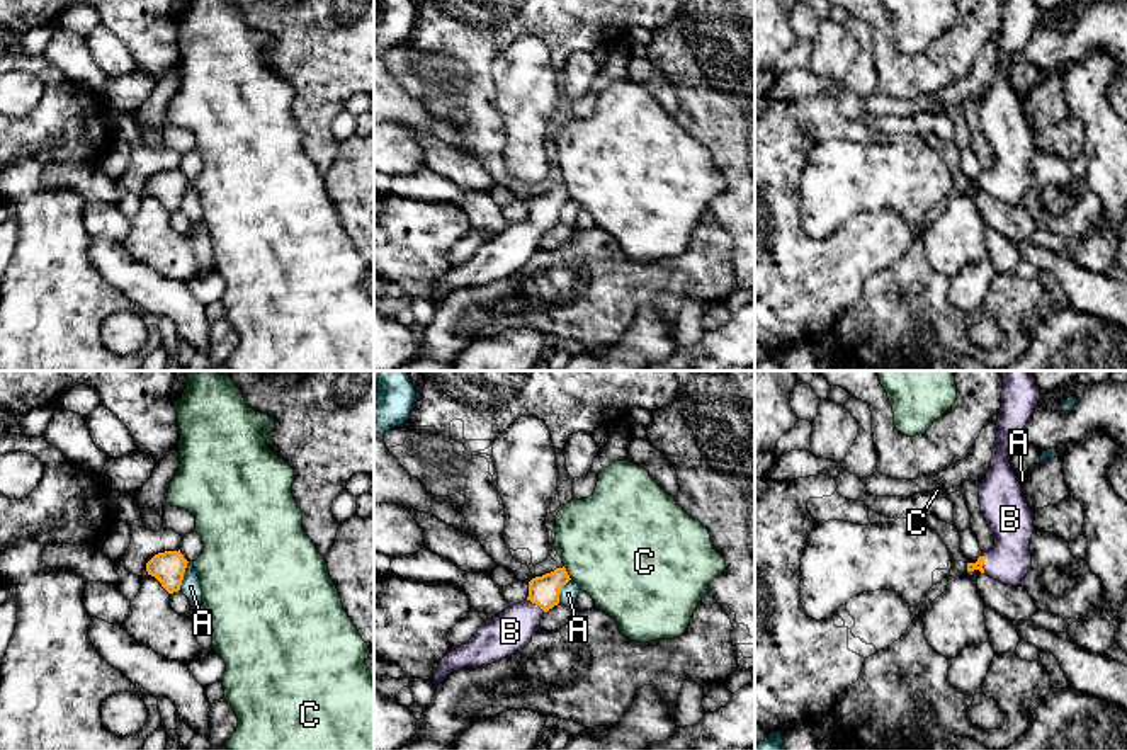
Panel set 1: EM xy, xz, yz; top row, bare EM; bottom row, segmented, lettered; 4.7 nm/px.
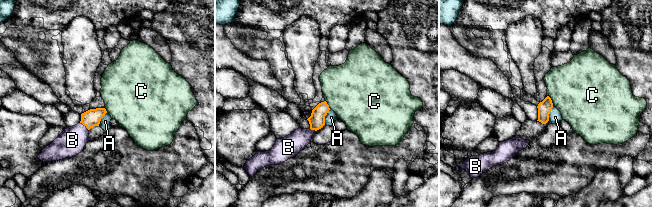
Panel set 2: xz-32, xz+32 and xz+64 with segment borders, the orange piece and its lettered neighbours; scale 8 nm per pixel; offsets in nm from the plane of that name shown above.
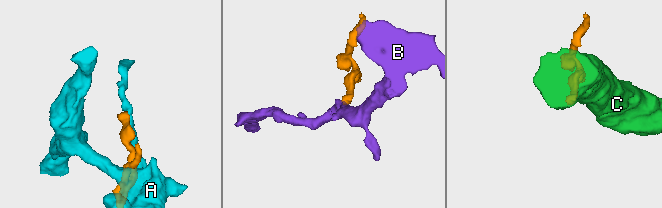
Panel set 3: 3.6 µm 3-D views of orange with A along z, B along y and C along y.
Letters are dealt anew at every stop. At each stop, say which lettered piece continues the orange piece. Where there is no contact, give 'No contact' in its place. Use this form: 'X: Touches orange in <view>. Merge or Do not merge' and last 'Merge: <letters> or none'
A: Touches orange in xy. Do not merge
B: Touches orange in xz. Merge
C: Touches orange in xz. Do not merge
Merge: B

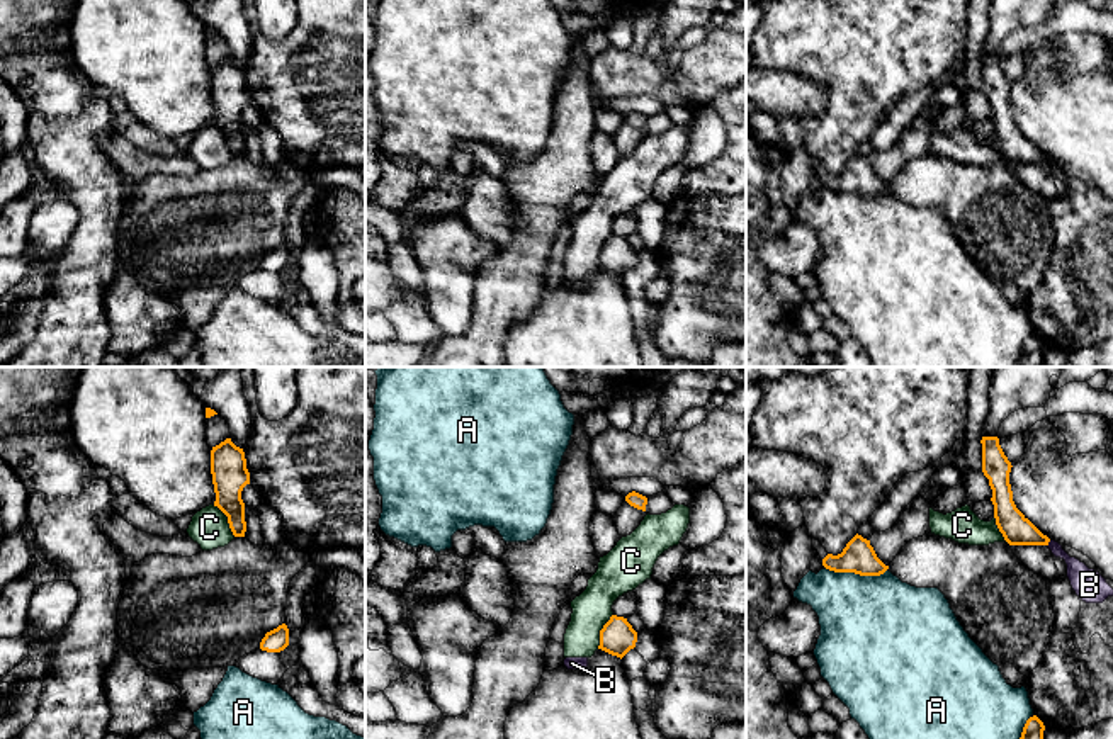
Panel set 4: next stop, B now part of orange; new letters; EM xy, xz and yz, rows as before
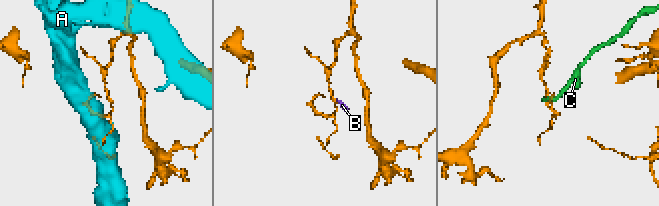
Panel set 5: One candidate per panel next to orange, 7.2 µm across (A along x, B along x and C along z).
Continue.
A: Touches orange in yz. Do not merge
B: Touches orange in yz. Do not merge
C: Touches orange in xz. Do not merge
Merge: none

